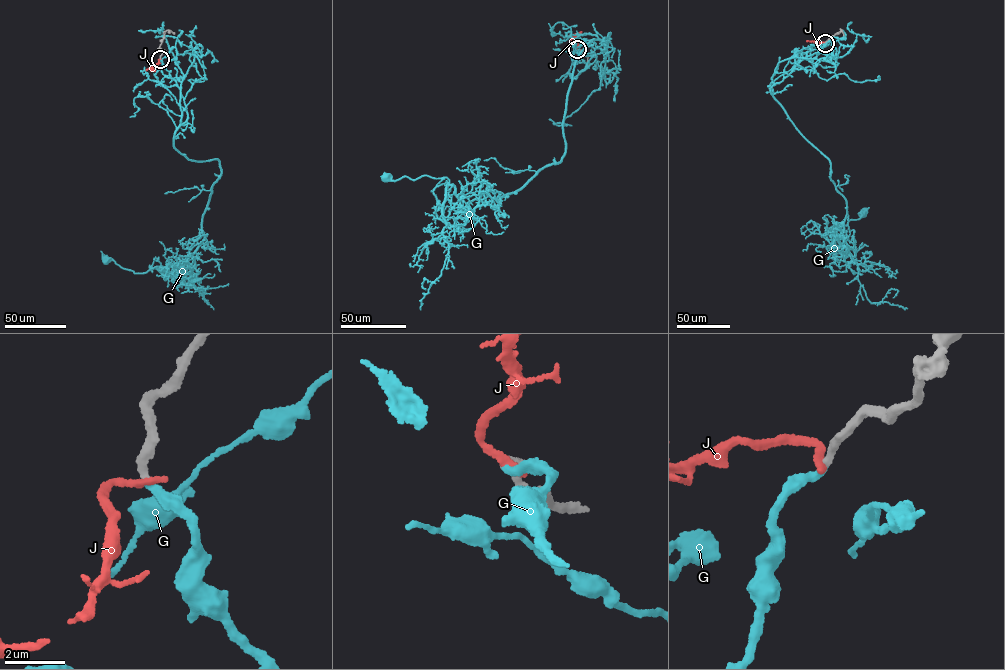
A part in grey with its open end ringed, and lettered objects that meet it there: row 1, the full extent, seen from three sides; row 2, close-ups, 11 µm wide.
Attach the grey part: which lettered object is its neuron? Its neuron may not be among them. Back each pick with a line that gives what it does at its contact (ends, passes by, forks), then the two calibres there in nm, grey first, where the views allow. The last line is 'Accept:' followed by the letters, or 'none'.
G: it ends | 280/280 nm
Accept: G

